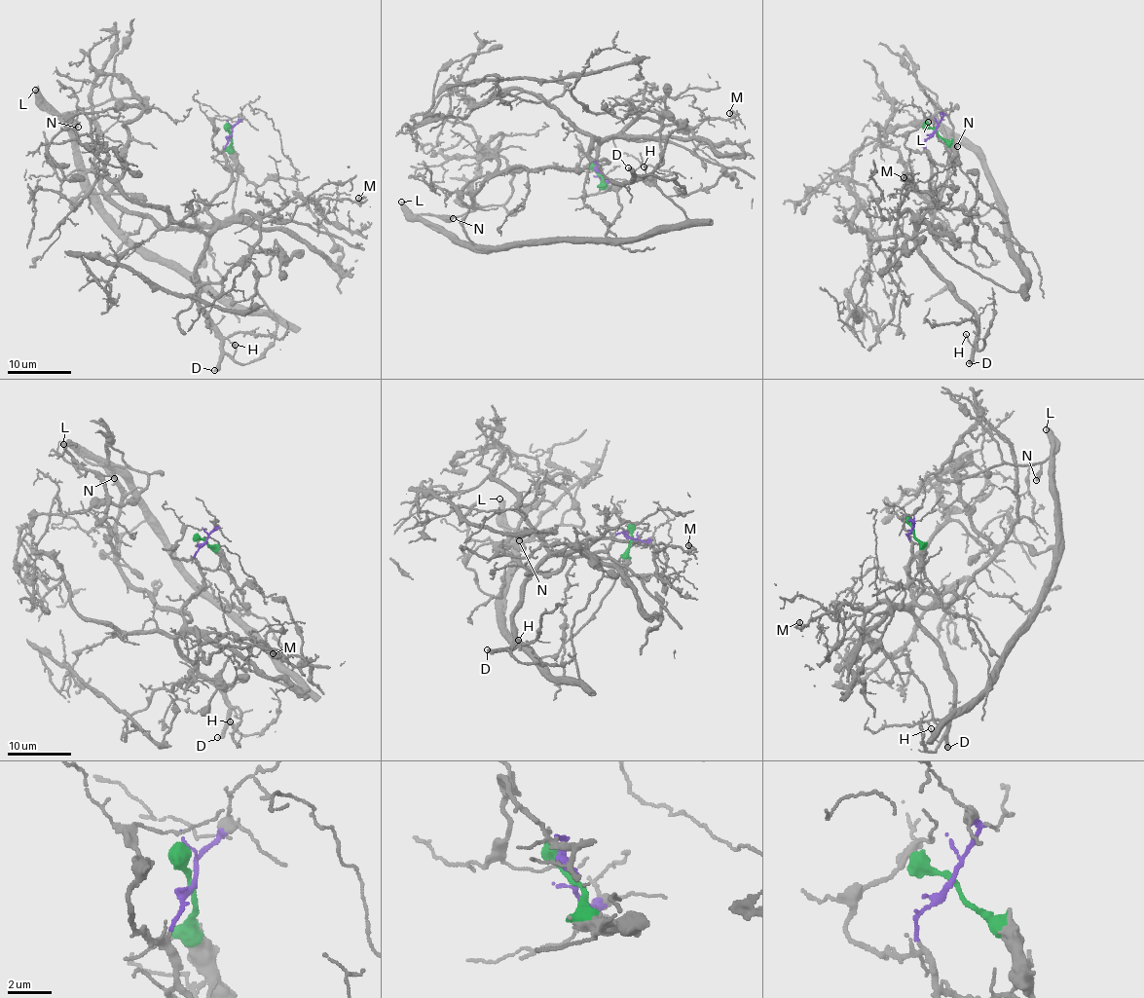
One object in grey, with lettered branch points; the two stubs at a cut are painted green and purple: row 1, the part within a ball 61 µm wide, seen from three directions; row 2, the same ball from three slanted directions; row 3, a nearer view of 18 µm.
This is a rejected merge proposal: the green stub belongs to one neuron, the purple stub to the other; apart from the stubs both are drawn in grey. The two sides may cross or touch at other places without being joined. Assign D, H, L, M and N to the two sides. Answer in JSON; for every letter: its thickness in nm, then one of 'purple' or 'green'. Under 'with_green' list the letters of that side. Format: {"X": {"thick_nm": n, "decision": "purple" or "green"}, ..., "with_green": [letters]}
{"D": {"thick_nm": 420, "decision": "purple"}, "H": {"thick_nm": 110, "decision": "purple"}, "L": {"thick_nm": 420, "decision": "green"}, "M": {"thick_nm": 120, "decision": "purple"}, "N": {"thick_nm": 480, "decision": "green"}, "with_green": ["L", "N"]}

